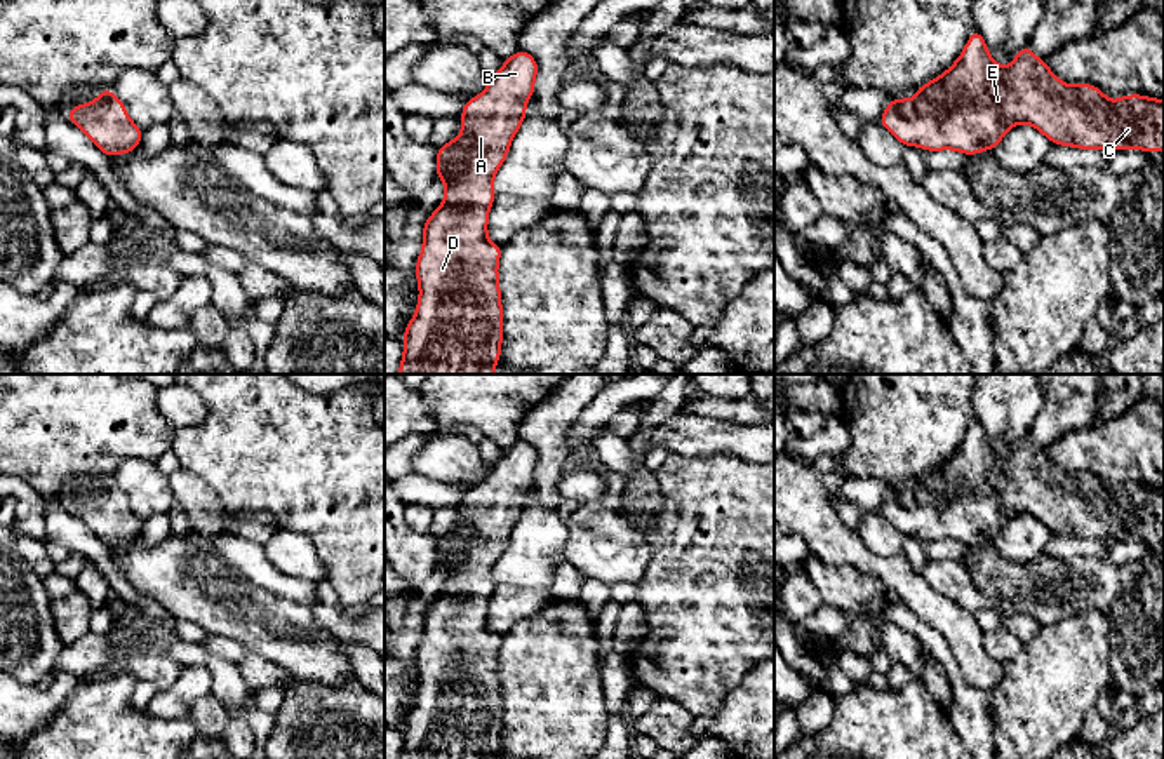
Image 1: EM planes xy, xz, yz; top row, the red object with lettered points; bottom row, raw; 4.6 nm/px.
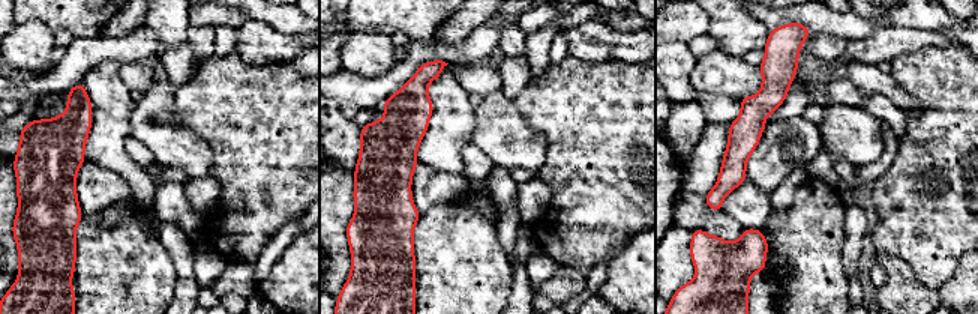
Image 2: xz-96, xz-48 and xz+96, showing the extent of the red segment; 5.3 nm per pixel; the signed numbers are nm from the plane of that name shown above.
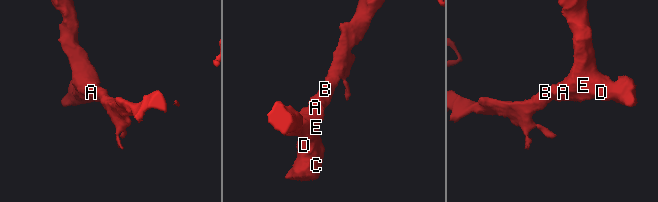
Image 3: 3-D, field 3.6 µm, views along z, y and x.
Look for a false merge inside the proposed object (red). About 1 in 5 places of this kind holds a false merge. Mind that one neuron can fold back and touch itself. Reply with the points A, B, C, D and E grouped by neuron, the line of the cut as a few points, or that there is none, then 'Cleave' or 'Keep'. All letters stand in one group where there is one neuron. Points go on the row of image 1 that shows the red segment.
Groups: A B C D E. No split. Keep

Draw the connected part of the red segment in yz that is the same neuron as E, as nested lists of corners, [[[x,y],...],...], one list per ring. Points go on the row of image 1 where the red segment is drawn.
[[[974,28],[957,61],[938,78],[915,89],[915,99],[891,97],[879,118],[903,146],[926,151],[955,150],[976,155],[995,150],[1018,124],[1030,124],[1051,143],[1080,150],[1157,150],[1164,153],[1164,101],[1141,94],[1121,96],[1112,104],[1093,84],[1074,87],[1047,68],[1044,57],[1023,47],[1007,68],[990,56],[983,35]]]

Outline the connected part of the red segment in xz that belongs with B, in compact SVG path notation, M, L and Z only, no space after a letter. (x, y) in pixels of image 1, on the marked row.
M518 49L492 73L487 89L465 103L461 134L437 148L437 178L445 183L445 195L423 228L416 261L419 299L402 338L405 350L398 374L494 374L503 339L498 277L503 247L487 238L489 209L496 198L492 181L522 127L536 75L536 57Z

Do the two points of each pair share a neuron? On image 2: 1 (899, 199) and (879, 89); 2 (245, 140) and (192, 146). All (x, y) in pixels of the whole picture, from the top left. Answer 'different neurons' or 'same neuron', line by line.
1: different neurons
2: different neurons

